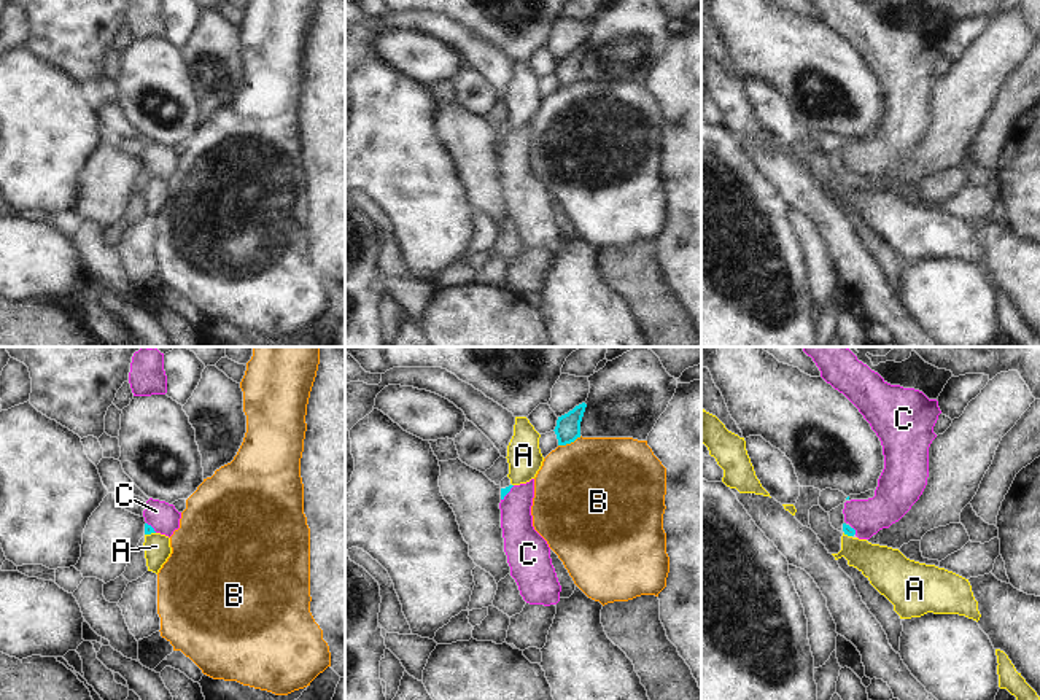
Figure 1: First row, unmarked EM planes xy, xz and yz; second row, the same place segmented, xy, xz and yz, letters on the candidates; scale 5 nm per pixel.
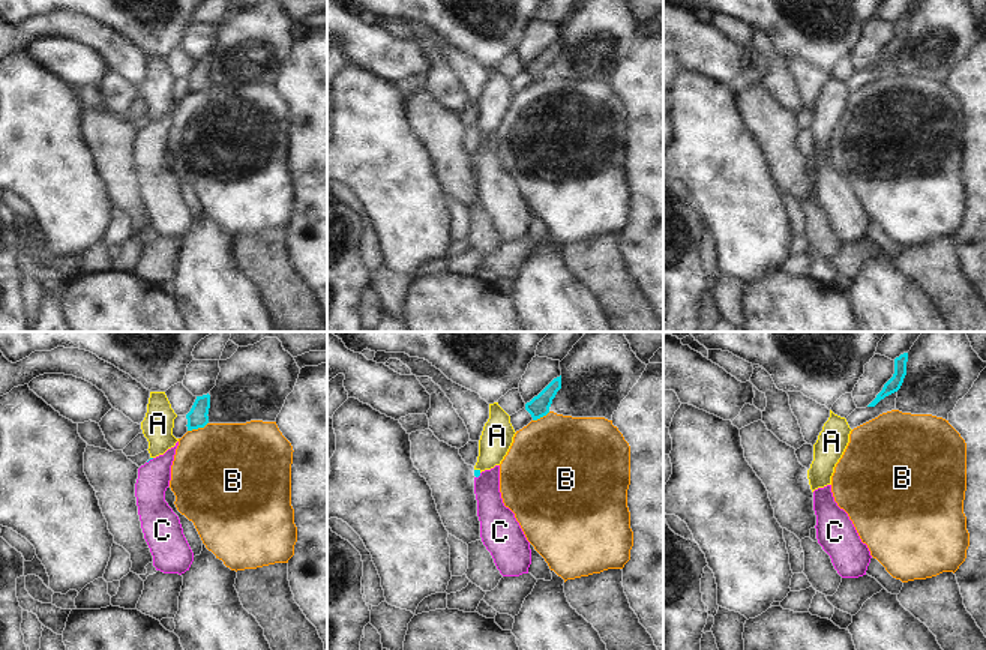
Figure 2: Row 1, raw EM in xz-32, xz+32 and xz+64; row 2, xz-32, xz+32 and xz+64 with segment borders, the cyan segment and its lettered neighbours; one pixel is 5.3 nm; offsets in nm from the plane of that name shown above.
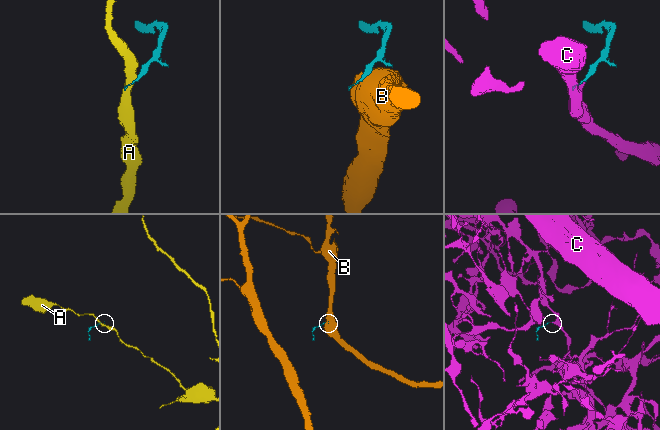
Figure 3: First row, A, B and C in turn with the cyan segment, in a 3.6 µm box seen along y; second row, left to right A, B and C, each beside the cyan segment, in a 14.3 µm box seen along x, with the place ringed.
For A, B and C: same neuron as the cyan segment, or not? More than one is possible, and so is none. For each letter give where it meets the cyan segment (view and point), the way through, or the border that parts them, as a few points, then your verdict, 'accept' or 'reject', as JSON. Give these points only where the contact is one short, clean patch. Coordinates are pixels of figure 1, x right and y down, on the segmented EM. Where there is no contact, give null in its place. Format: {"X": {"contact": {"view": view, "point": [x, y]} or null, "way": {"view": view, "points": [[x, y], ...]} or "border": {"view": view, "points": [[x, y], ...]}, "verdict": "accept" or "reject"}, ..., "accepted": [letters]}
{"A": {"contact": {"view": "xy", "point": [150, 533]}, "border": {"view": "xy", "points": [[155, 532], [145, 535]]}, "verdict": "reject"}, "B": {"contact": {"view": "xz", "point": [570, 443]}, "border": {"view": "xz", "points": [[581, 436], [558, 446]]}, "verdict": "reject"}, "C": {"contact": {"view": "xz", "point": [508, 492]}, "way": {"view": "xz", "points": [[506, 490], [508, 492], [516, 500], [520, 540]]}, "verdict": "accept"}, "accepted": ["C"]}

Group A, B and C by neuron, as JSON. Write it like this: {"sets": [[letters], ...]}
{"sets": [["A"], ["B"], ["C"]]}

